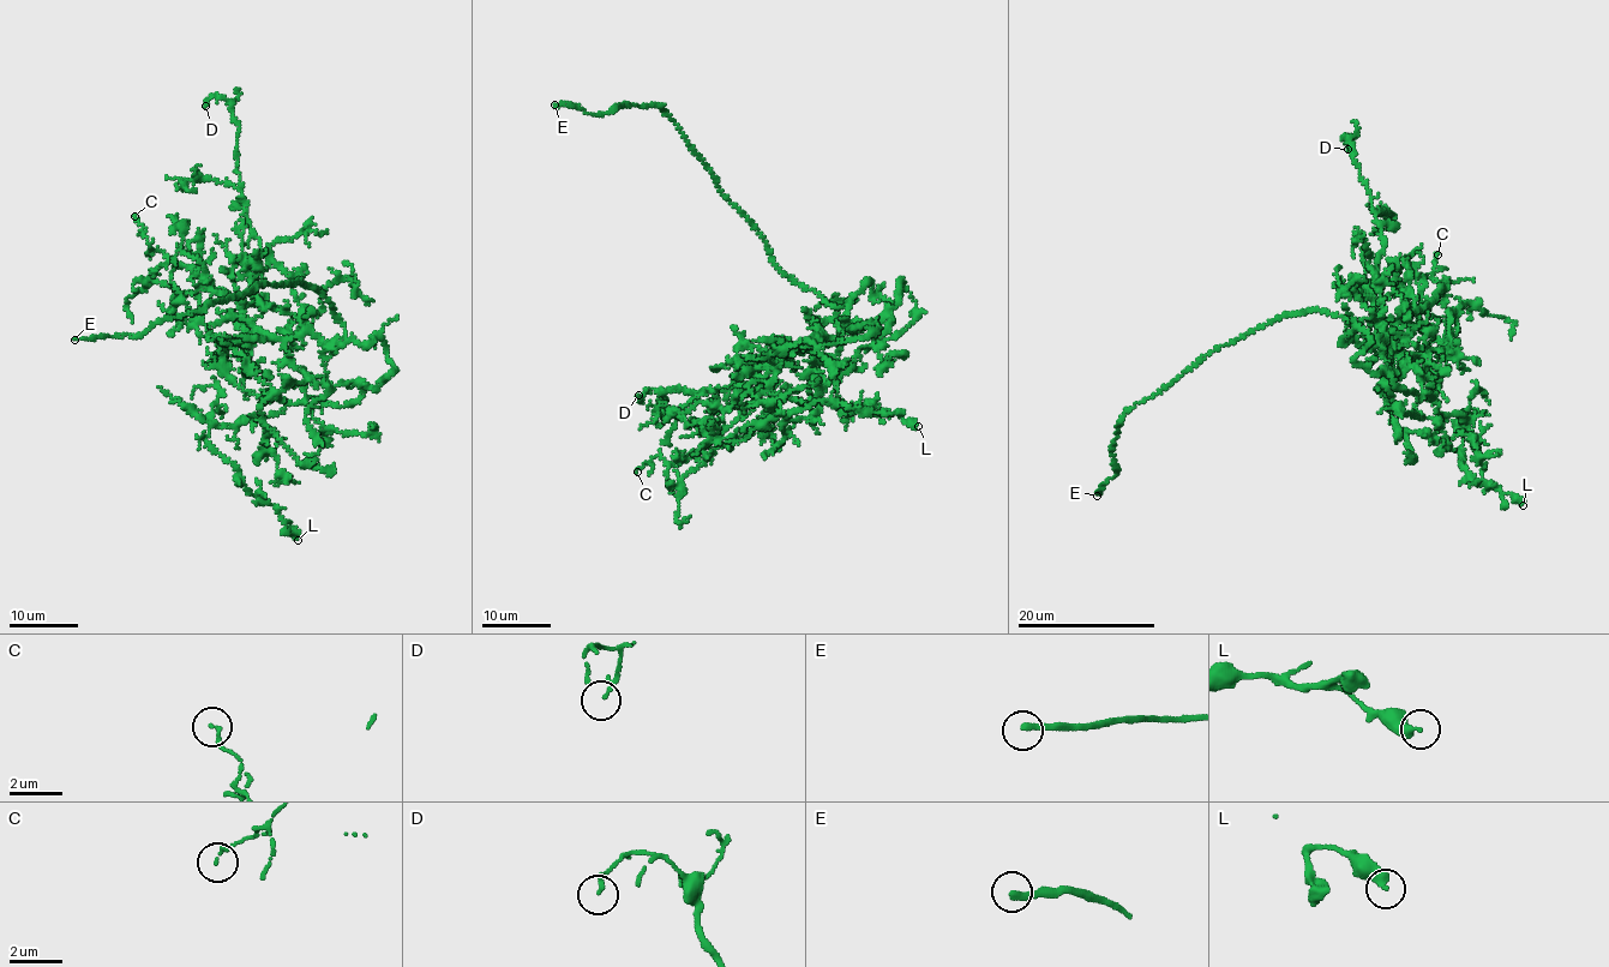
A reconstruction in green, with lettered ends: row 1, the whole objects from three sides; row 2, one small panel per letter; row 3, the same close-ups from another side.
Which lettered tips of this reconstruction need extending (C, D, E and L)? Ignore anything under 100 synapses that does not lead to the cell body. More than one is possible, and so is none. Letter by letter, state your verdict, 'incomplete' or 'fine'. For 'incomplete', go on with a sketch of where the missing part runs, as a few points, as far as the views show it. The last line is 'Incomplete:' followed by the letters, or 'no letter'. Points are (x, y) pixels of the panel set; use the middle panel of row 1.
C: fine
D: fine
E: incomplete; missing branch runs (554, 104), (524, 112), (500, 106)
L: fine
Incomplete: E

